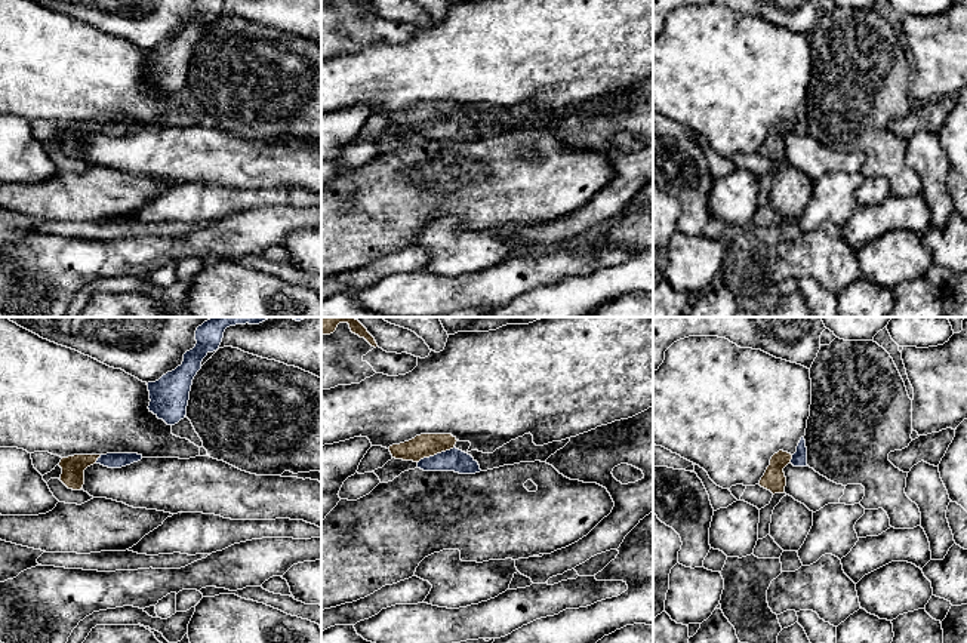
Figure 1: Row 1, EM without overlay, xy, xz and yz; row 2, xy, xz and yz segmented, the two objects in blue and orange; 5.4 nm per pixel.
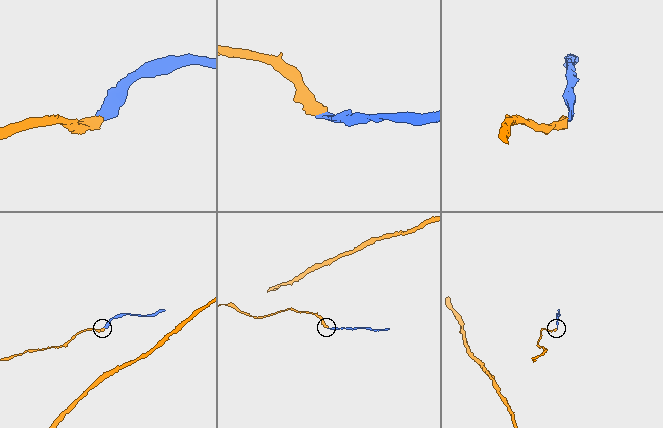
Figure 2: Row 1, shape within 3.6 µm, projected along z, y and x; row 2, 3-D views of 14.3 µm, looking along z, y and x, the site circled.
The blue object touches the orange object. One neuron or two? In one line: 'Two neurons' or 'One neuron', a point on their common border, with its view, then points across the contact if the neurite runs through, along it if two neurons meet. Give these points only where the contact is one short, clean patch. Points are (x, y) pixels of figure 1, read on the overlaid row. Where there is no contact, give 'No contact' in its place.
One neuron. Touches blue at xz (437, 454). Path across: xz (453, 460), (437, 454), (422, 446)

